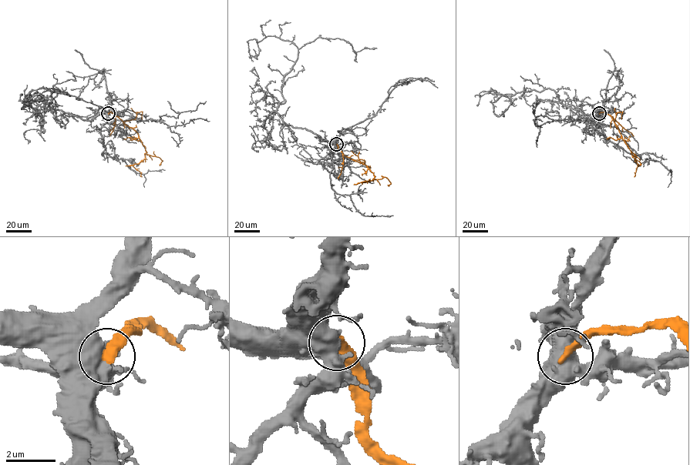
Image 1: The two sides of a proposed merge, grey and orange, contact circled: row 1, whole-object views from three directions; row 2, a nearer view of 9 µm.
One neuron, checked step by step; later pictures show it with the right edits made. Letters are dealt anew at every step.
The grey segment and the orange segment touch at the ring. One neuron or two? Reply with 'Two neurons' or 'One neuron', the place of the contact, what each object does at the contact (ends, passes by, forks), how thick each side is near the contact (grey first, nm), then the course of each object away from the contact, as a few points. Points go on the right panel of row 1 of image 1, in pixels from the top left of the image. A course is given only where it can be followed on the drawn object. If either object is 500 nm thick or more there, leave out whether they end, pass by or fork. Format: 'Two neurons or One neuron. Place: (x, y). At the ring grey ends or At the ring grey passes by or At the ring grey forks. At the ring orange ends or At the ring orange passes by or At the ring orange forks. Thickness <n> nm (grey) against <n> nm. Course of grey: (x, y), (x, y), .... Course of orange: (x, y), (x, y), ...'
Two neurons. Place: (599, 113). Thickness 550 nm (grey) against 380 nm. Course of grey: (599, 113), (587, 120), (545, 88), (501, 95), (492, 103), (498, 116), (506, 109), (503, 115). Course of orange: (599, 113), (605, 112), (611, 116), (622, 138), (635, 155), (637, 165), (634, 176)

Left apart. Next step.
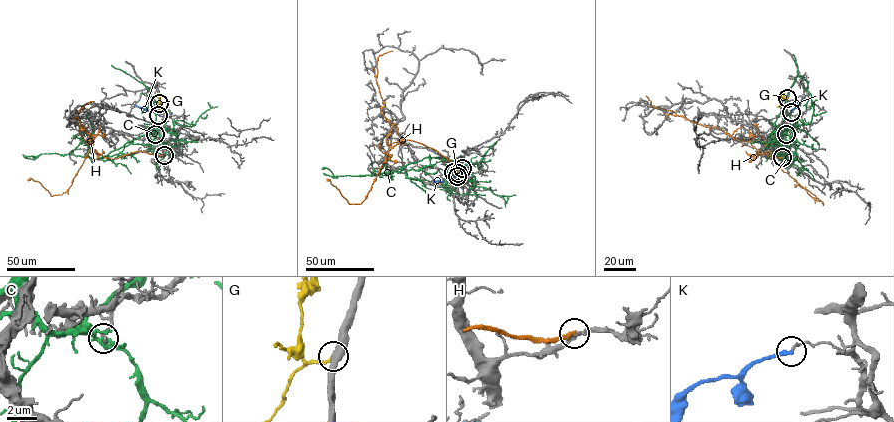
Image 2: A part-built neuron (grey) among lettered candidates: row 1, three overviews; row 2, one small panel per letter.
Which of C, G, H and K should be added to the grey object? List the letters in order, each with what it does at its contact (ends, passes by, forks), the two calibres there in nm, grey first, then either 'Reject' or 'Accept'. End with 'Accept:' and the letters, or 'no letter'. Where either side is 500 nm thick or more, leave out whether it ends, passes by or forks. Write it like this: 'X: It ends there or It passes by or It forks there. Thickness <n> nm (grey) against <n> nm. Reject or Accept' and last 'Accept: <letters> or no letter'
C: It passes by. Thickness 160 nm (grey) against 280 nm. Reject
G: Thickness 550 nm (grey) against 220 nm. Reject
H: It ends there. Thickness 200 nm (grey) against 280 nm. Reject
K: It ends there. Thickness 130 nm (grey) against 240 nm. Reject
Accept: no letter

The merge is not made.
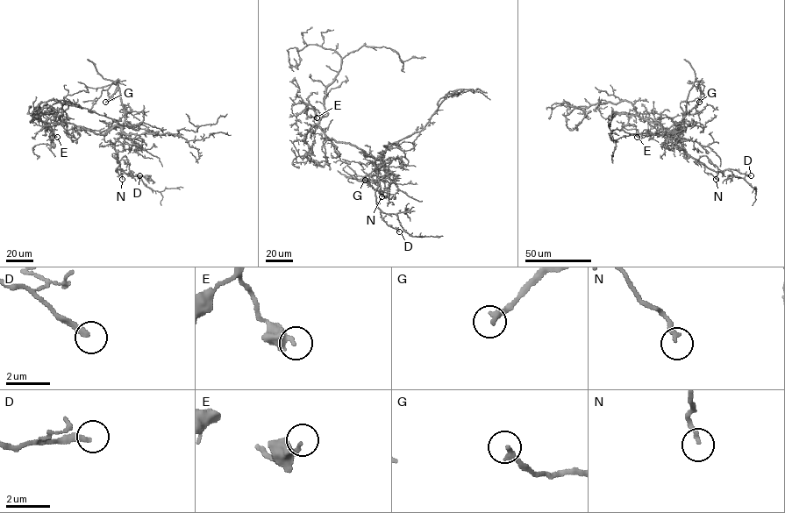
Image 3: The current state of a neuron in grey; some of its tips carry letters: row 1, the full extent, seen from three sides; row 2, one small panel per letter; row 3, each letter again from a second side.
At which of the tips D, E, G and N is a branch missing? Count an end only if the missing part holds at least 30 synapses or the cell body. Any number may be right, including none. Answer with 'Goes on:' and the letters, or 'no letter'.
Goes on: no letter

